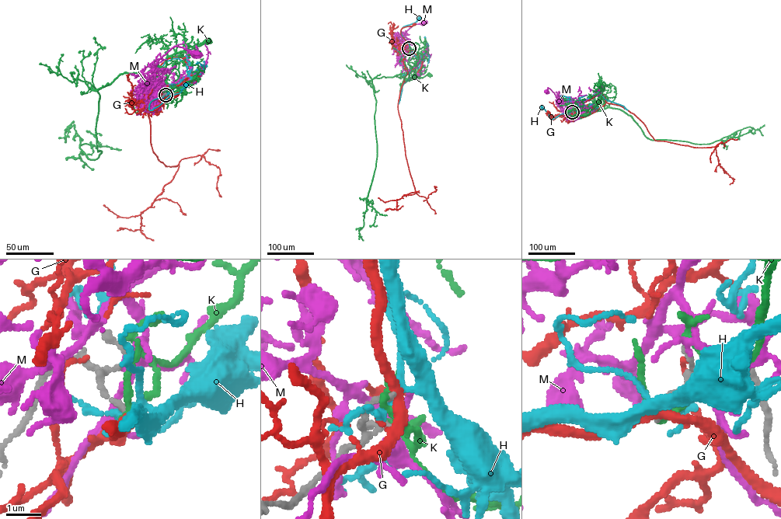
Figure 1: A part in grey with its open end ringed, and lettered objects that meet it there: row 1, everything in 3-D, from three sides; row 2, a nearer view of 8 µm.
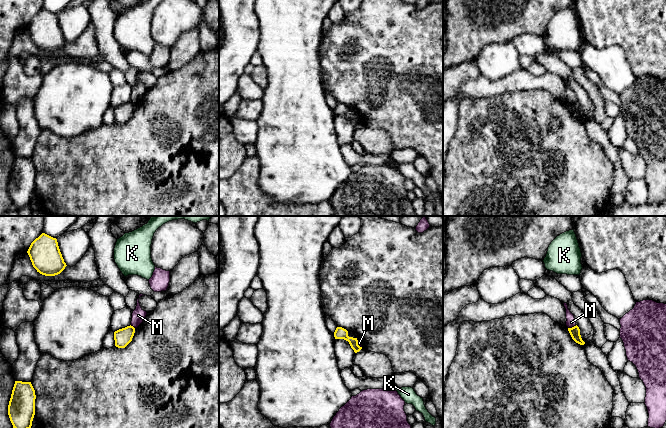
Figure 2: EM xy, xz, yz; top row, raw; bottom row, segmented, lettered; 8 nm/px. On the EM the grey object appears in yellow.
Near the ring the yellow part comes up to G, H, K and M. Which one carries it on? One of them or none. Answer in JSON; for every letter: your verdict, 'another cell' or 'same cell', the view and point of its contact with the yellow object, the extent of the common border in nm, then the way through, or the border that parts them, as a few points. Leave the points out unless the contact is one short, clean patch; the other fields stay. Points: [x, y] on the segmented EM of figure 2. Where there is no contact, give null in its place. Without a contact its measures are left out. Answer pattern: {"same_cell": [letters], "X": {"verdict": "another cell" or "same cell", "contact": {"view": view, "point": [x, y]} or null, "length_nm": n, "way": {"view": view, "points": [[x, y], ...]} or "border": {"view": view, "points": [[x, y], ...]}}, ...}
{"same_cell": [], "G": {"verdict": "another cell", "contact": null}, "H": {"verdict": "another cell", "contact": null}, "K": {"verdict": "another cell", "contact": null}, "M": {"verdict": "another cell", "contact": {"view": "yz", "point": [572, 327]}, "length_nm": 80, "border": {"view": "yz", "points": [[576, 325], [568, 328]]}}}

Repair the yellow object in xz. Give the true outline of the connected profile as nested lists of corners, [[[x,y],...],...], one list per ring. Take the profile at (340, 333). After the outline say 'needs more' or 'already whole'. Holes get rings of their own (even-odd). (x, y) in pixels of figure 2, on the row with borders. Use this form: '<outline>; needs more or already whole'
[[[337,327],[334,332],[335,339],[344,339],[349,342],[351,348],[354,350],[355,353],[359,352],[362,347],[358,345],[357,338],[349,337],[348,331],[342,327]]]; already whole

